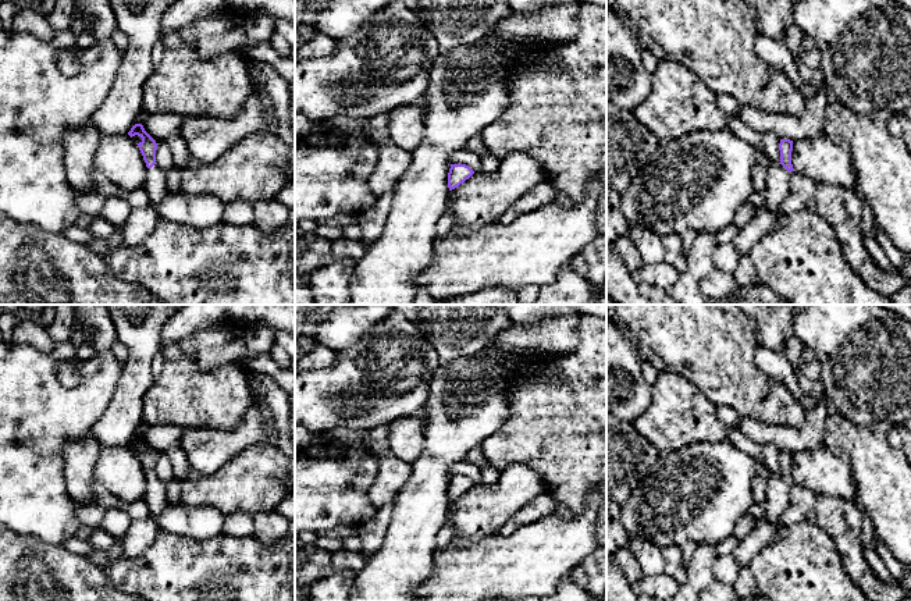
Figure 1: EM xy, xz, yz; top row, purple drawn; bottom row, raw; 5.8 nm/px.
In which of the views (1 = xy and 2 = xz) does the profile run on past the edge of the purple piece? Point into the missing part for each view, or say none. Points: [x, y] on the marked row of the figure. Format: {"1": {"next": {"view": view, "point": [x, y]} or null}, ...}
{"1": {"next": {"view": "xy", "point": [156, 181]}}, "2": {"next": null}}

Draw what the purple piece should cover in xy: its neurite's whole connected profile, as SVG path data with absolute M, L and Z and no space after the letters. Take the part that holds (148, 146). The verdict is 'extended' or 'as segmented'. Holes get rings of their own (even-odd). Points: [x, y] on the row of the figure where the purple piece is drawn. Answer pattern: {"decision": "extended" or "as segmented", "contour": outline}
{"decision": "extended", "contour": "M135 124L128 135L131 138L135 135L142 138L142 141L136 145L139 146L139 150L147 167L147 177L143 188L147 192L152 203L160 203L168 195L168 188L166 173L156 163L157 143L145 131L142 124Z"}

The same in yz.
{"decision": "extended", "contour": "M780 139L779 150L780 163L772 164L771 167L771 171L766 178L766 186L764 189L764 203L757 209L757 211L776 211L779 203L789 193L790 181L794 174L794 168L791 164L793 141Z"}

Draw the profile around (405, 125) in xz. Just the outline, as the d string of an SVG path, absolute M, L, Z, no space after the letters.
M408 103L389 111L388 132L398 147L414 152L424 134L420 103Z

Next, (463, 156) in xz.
M460 149L455 154L451 156L451 164L466 164L469 166L474 173L483 171L481 168L481 157L476 153L465 149Z

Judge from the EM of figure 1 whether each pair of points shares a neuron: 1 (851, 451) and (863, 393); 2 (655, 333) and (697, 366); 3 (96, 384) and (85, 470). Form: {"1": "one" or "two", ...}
{"1": "two", "2": "one", "3": "two"}

